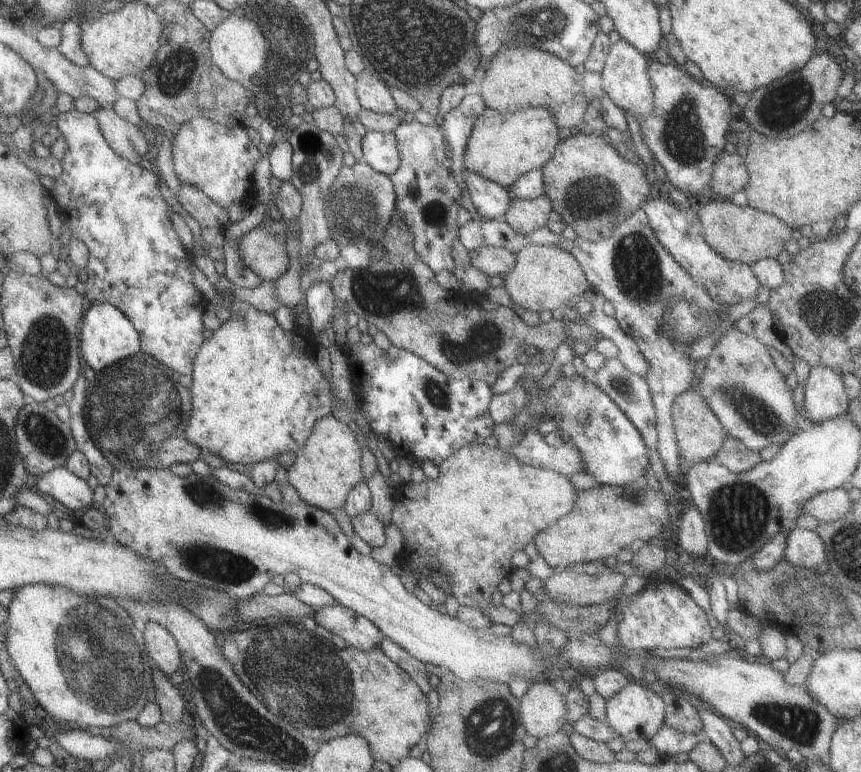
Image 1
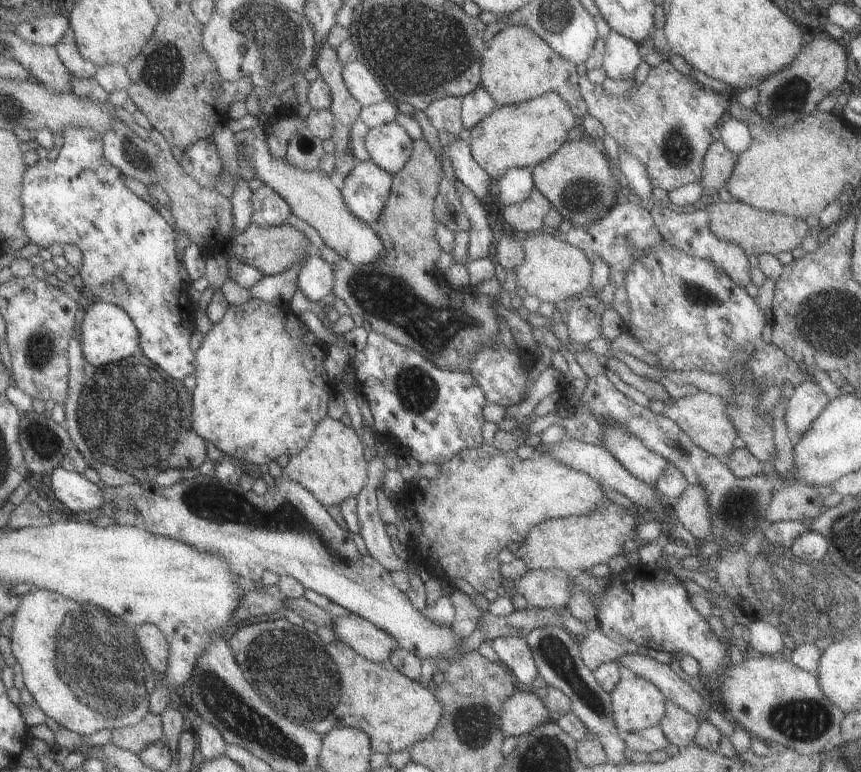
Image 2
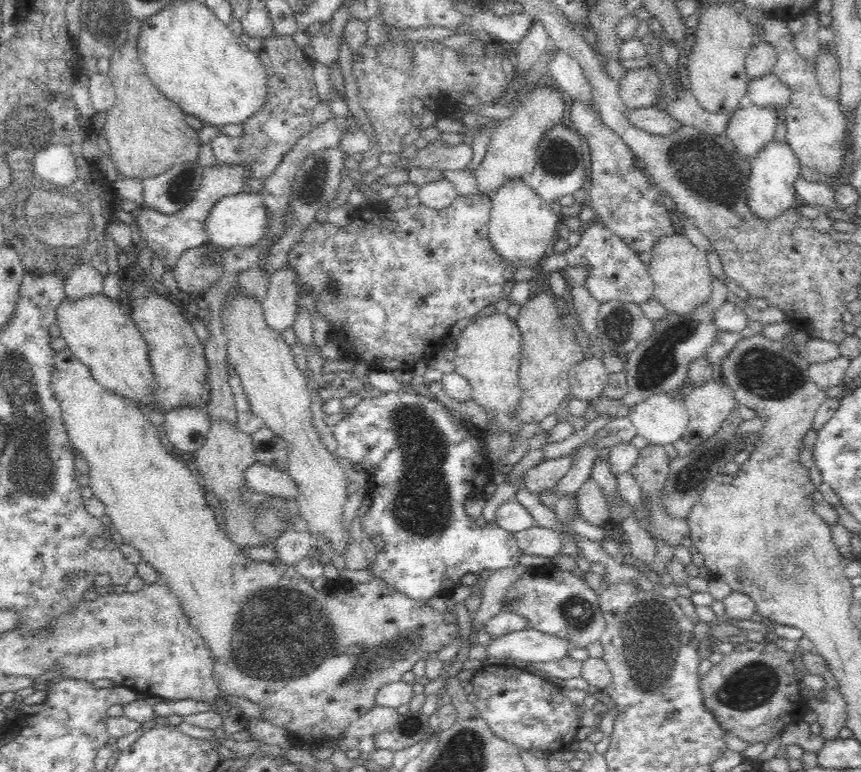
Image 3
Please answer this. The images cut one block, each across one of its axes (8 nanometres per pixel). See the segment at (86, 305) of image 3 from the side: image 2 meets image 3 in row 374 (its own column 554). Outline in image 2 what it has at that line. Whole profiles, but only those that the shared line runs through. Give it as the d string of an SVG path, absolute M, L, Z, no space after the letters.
M549 92L518 104L497 106L471 128L468 139L469 147L472 158L494 181L498 180L508 169L532 168L552 156L566 142L568 131L574 126L579 126L579 121L572 114L571 108L558 94Z

